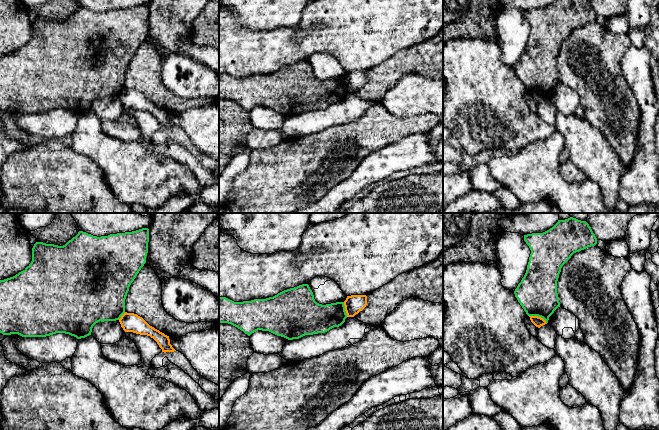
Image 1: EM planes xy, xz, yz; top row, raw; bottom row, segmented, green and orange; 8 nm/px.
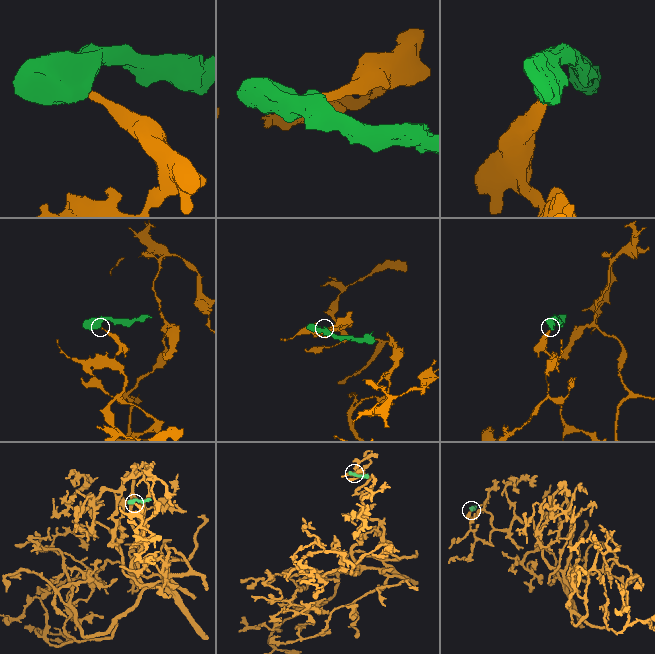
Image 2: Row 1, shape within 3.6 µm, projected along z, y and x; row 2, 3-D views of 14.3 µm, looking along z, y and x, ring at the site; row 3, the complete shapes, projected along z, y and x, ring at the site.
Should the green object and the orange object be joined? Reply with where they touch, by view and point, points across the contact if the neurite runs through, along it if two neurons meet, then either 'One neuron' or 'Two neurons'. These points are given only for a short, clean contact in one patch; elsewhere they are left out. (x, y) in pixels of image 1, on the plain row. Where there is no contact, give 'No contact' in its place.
Touches green at yz (538, 92). Boundary: yz (529, 91), (540, 92), (546, 99). Two neurons

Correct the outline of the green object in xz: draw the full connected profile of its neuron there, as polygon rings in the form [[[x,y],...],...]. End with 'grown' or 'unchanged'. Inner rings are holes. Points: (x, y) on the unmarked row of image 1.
[[[308,60],[266,75],[234,78],[219,73],[219,98],[231,100],[248,112],[262,106],[288,116],[299,115],[339,103],[346,94],[344,78],[319,80]]]; unchanged

